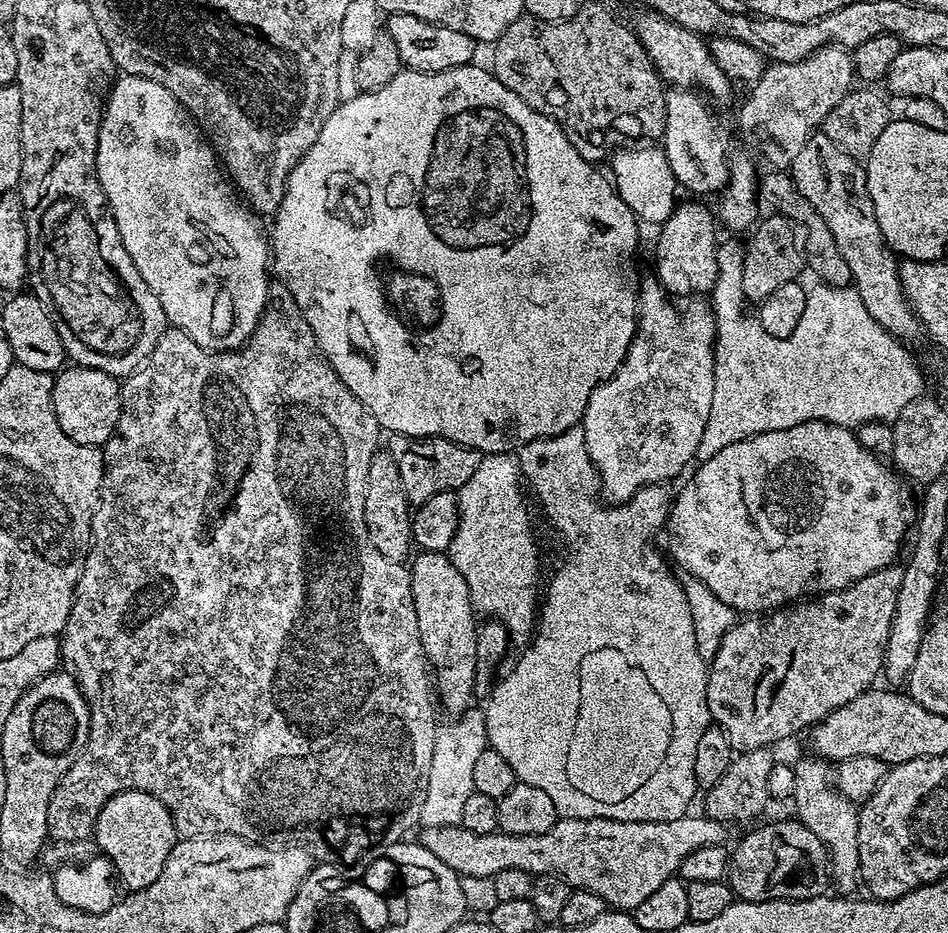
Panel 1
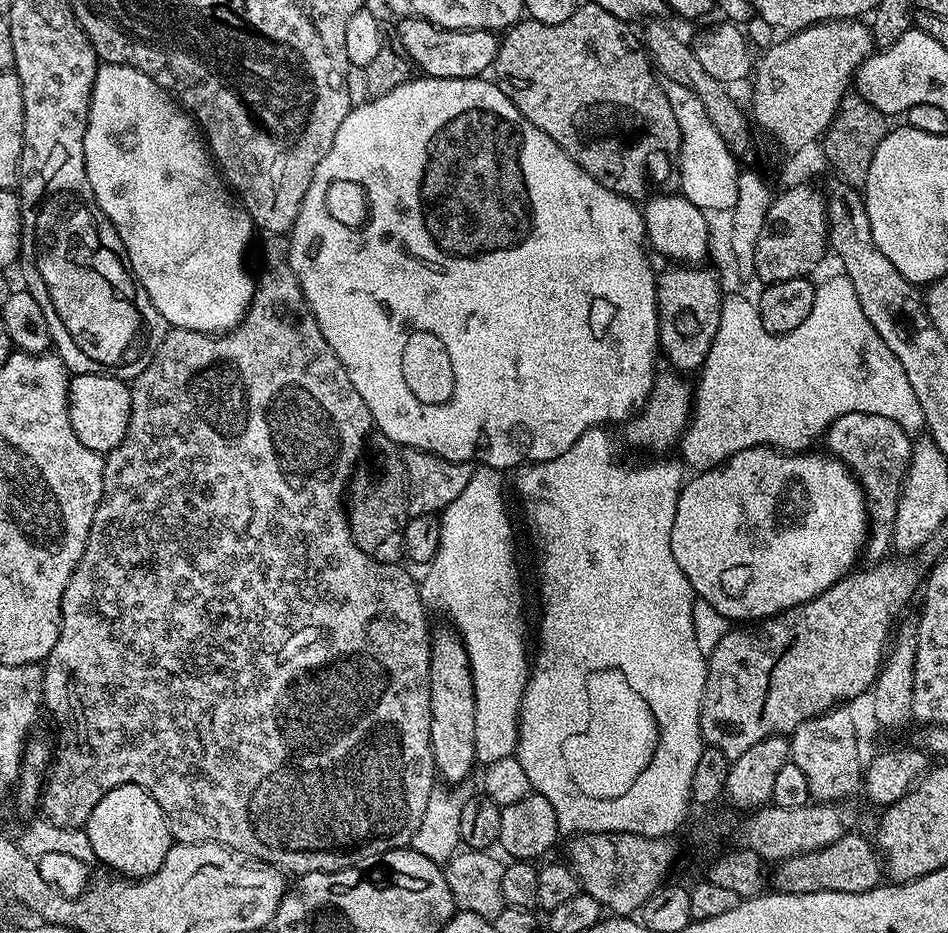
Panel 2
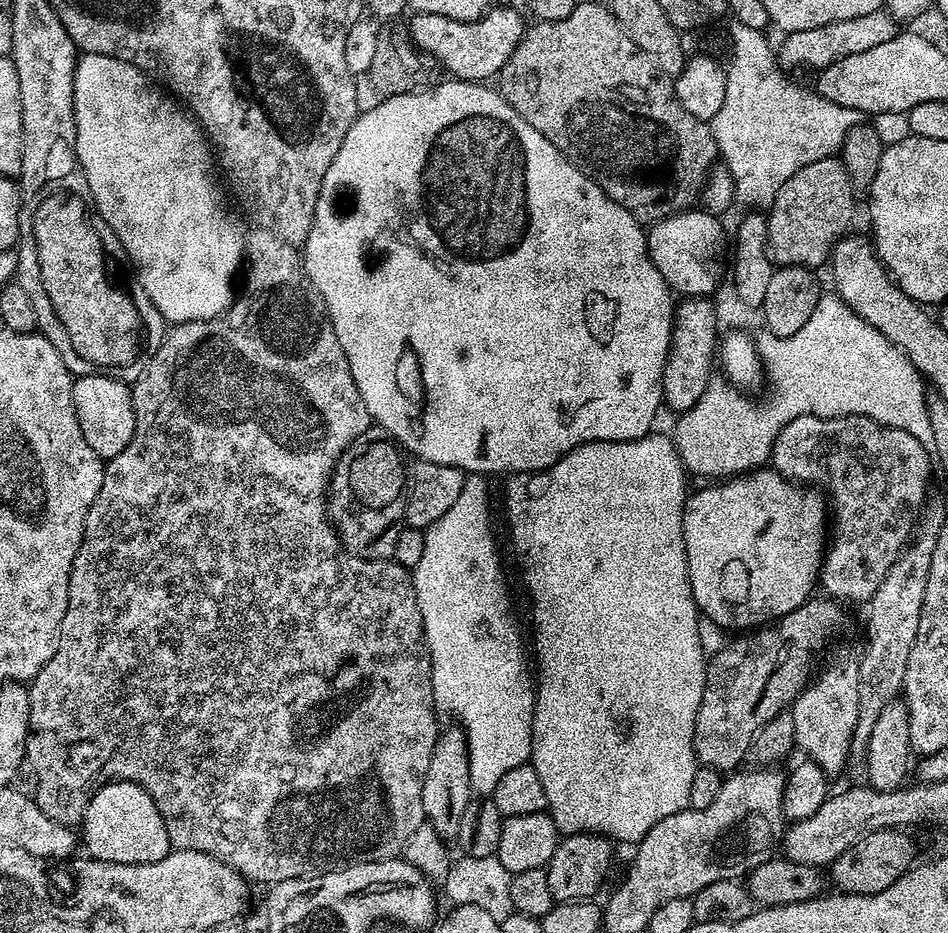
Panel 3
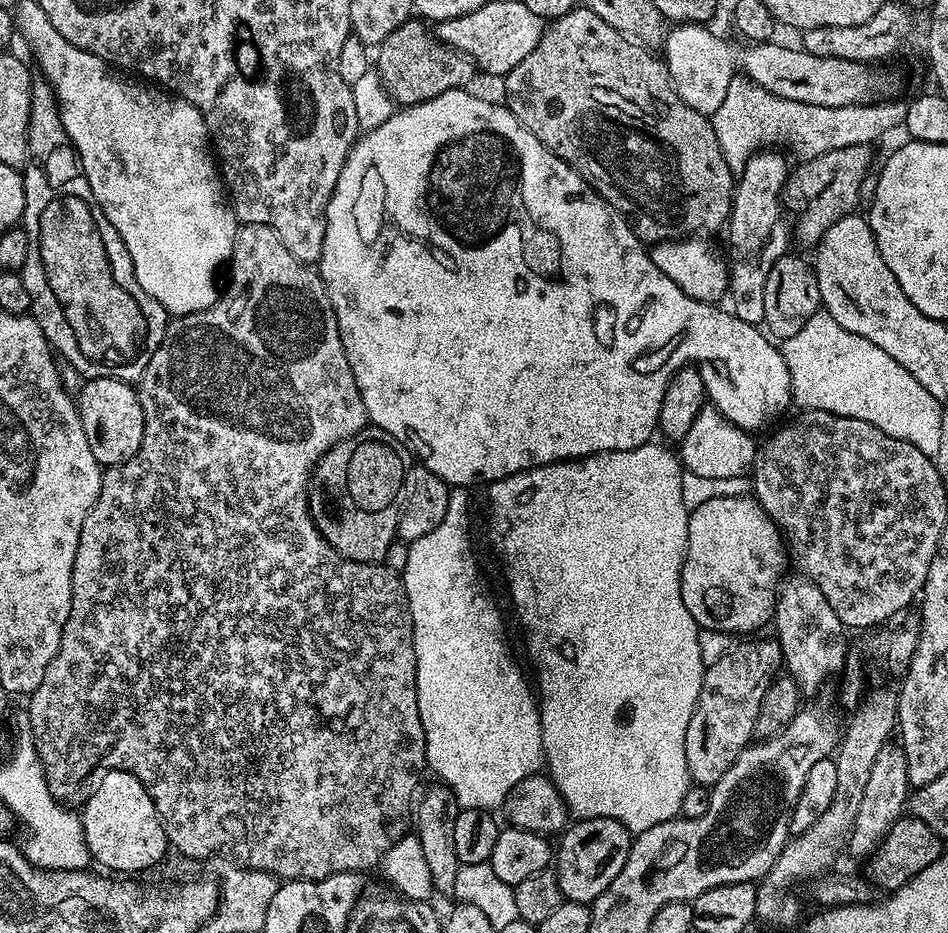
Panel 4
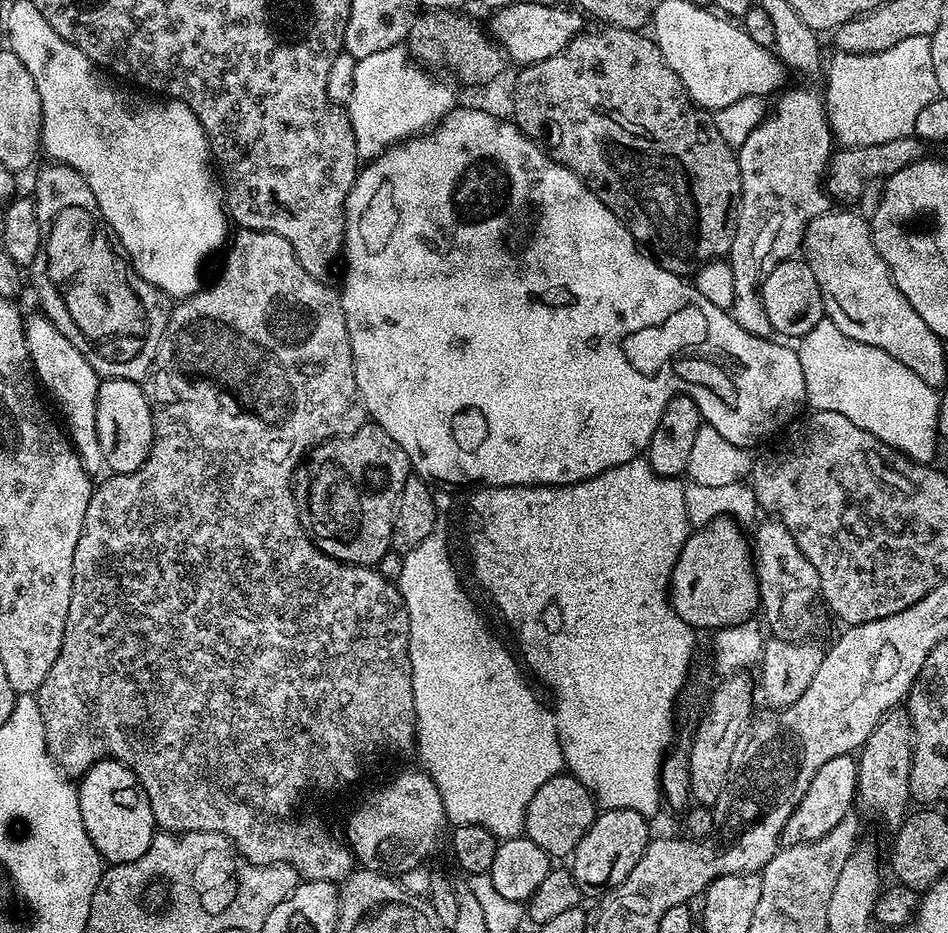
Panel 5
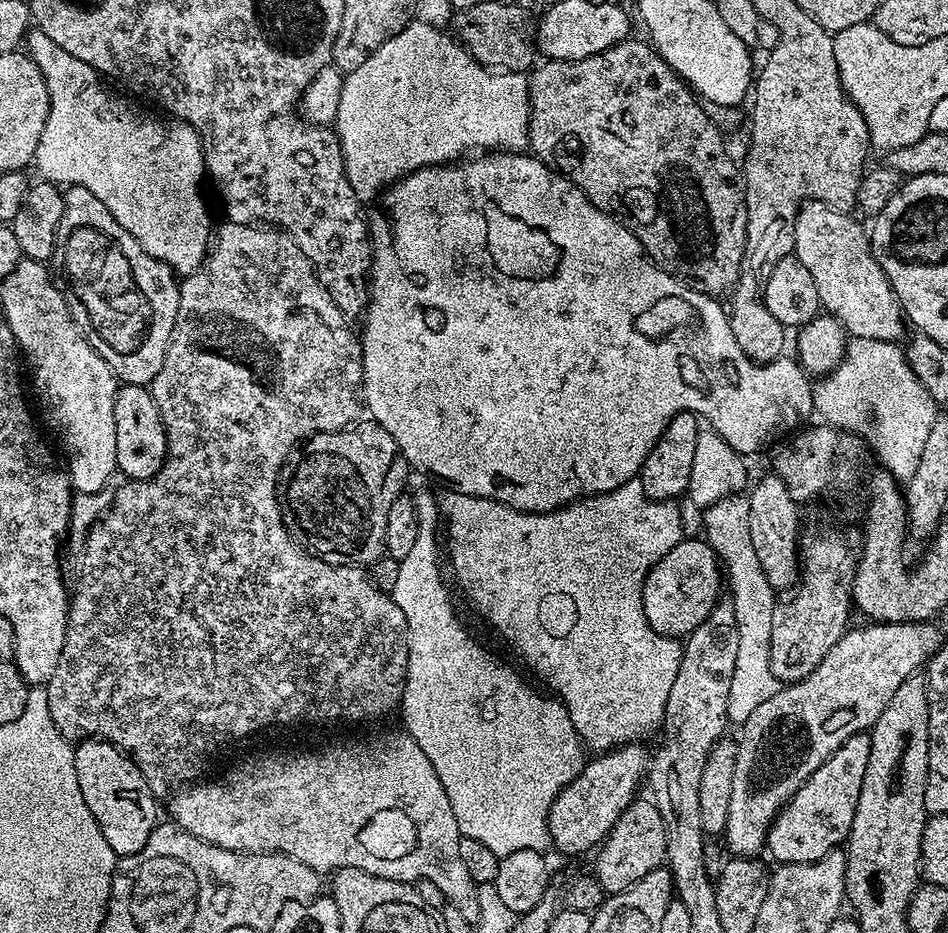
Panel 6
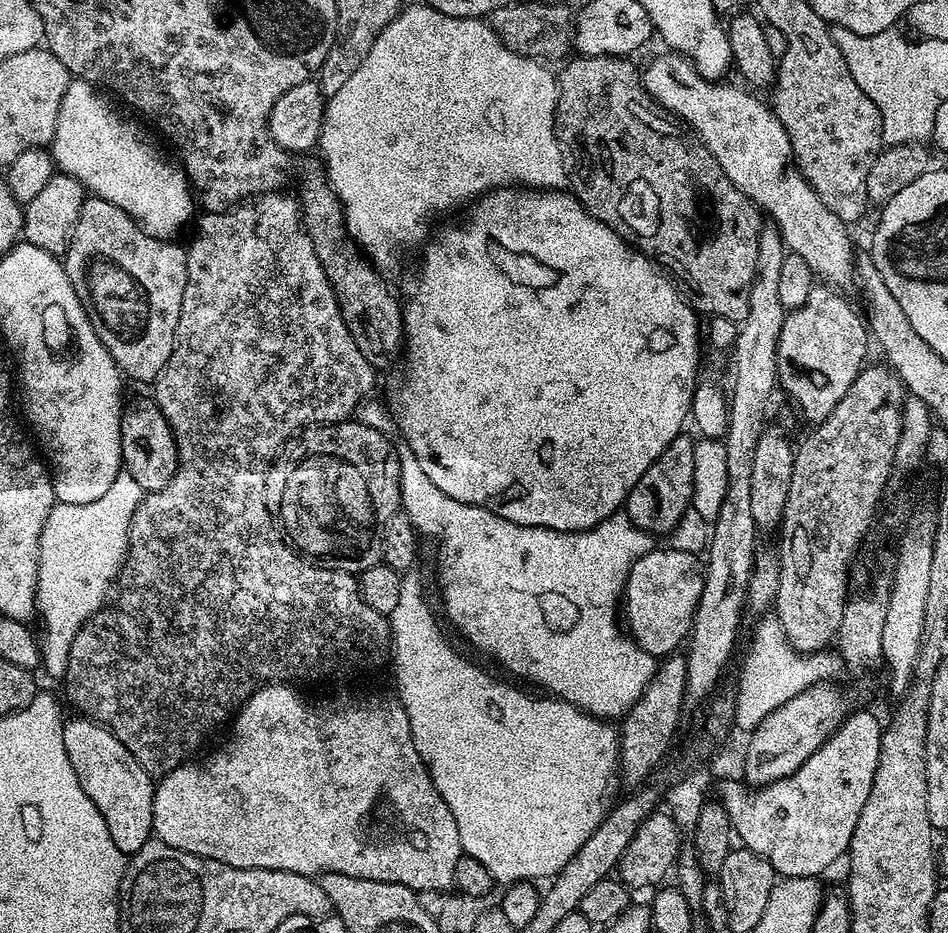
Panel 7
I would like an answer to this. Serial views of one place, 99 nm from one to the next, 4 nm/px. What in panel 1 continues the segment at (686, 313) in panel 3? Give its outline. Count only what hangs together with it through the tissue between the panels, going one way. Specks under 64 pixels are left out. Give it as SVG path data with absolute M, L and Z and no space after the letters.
M688 198L688 201L677 203L666 222L659 225L656 236L656 272L655 279L659 280L665 292L673 298L700 298L711 293L714 282L718 278L718 258L716 250L718 239L716 240L717 219L713 211L710 211L699 199Z

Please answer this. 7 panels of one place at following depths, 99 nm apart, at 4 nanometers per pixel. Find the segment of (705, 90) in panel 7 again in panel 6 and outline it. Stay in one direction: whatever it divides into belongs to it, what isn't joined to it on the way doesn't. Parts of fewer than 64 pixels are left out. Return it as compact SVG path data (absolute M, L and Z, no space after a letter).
M810 200L800 205L800 213L796 216L796 225L794 226L794 254L802 262L802 266L806 266L806 270L810 270L810 275L814 278L814 286L818 289L818 298L820 299L821 309L829 316L835 316L836 320L844 327L845 333L852 338L874 338L875 340L890 340L900 342L905 339L904 328L906 329L906 317L904 309L900 307L900 300L894 294L894 290L890 286L890 282L886 278L886 274L882 270L882 266L876 257L872 255L872 241L869 233L855 220L855 215L839 212L824 204L820 200Z

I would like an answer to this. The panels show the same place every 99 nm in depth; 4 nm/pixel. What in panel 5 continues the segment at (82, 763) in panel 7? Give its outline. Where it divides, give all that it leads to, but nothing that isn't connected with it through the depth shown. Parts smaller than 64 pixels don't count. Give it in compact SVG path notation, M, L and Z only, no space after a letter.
M100 760L88 769L78 780L78 806L82 810L82 826L86 826L86 834L90 834L90 842L100 851L101 857L109 865L134 862L150 850L150 842L158 831L154 814L150 810L150 798L140 785L140 780L124 764L116 760Z

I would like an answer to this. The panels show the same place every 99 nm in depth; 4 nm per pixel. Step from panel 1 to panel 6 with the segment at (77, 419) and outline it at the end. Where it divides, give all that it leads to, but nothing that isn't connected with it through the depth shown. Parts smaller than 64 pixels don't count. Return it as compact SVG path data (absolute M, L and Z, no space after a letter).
M143 384L117 387L114 402L114 434L116 435L116 467L129 481L148 480L162 470L168 456L168 439L164 423L151 391Z

